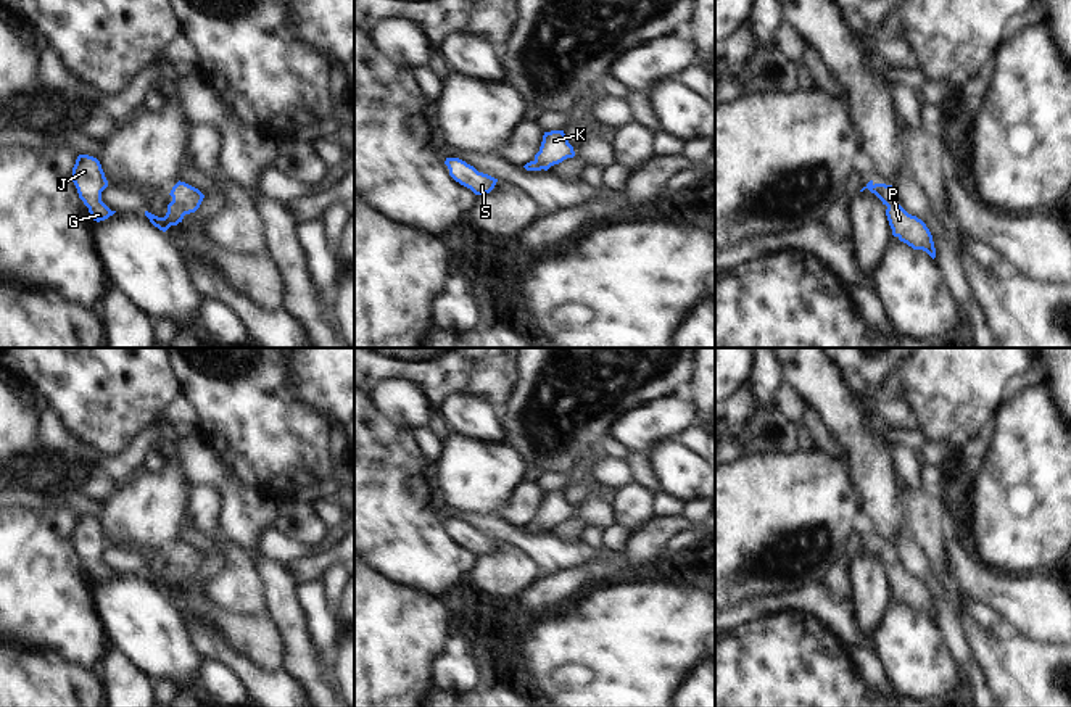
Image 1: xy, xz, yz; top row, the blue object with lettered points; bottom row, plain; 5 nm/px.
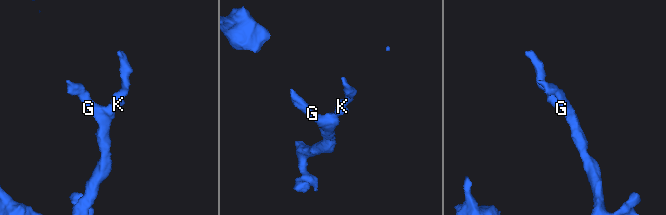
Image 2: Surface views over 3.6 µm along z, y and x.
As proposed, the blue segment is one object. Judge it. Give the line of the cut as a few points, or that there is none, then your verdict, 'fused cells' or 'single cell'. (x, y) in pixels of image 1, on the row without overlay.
no cut; single cell

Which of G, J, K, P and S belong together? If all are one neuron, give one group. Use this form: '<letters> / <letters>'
G J K P S

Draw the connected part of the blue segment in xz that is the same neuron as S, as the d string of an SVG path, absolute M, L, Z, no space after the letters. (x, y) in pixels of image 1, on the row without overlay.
M446 519L445 525L449 530L449 536L461 546L470 549L475 556L490 554L498 540L478 533L473 527L459 519Z

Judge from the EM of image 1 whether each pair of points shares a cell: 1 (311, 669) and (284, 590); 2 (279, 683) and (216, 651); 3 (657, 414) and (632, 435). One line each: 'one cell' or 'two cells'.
1: one cell
2: one cell
3: one cell

